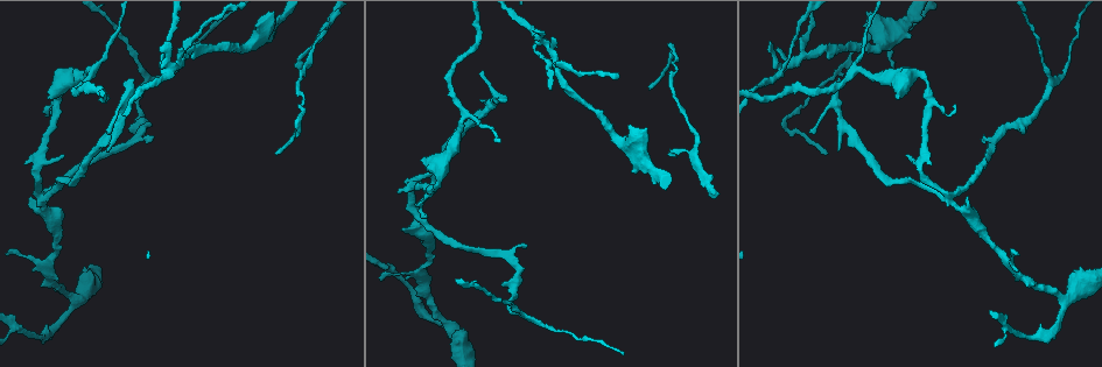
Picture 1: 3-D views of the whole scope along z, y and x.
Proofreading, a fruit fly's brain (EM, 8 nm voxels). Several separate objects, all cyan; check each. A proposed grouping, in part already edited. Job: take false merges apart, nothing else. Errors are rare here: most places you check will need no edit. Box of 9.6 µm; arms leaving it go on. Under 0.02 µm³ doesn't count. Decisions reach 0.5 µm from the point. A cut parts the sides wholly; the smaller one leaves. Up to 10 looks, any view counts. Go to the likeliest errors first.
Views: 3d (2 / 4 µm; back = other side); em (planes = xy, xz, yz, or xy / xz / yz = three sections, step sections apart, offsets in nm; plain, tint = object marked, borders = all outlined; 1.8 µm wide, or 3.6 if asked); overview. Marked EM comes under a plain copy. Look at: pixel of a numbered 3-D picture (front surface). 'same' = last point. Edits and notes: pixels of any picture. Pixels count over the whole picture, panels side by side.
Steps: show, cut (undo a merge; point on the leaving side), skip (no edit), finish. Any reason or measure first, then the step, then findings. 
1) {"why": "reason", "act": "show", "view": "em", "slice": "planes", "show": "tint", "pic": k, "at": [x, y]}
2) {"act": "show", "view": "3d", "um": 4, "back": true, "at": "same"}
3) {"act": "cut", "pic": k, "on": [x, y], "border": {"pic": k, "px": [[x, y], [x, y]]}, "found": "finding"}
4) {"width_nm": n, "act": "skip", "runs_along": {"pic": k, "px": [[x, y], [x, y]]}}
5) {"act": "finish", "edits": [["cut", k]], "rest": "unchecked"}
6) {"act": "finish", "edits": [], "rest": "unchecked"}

{"why": "arms part here", "act": "show", "view": "em", "slice": "planes", "show": "tint", "pic": 1, "at": [186, 54]}

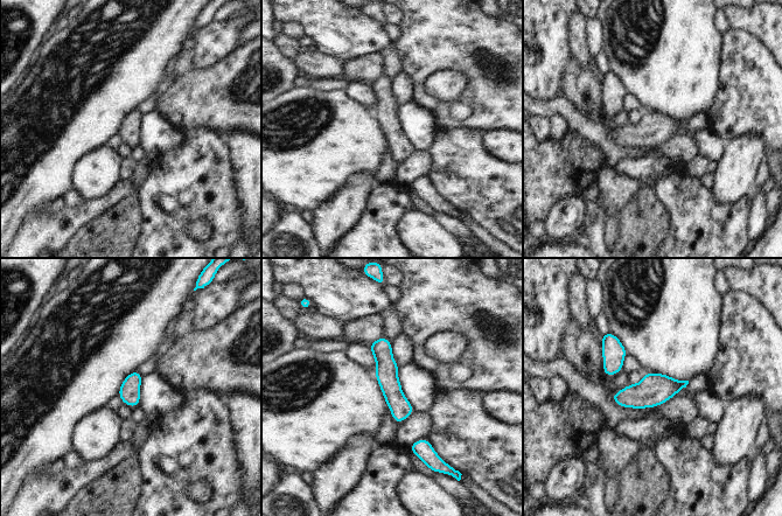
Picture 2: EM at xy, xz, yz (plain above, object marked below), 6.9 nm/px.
{"act": "skip", "runs_along": {"pic": 2, "px": [[379, 341], [398, 419]]}, "found": "all the same neuron"}

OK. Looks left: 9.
{"act": "show", "view": "3d", "um": 2, "pic": 1, "at": [520, 313]}

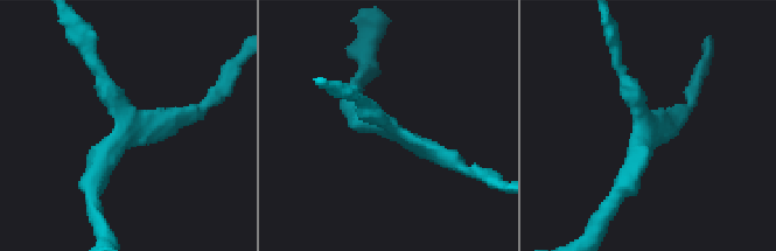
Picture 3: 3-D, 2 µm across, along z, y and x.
{"act": "show", "view": "em", "slice": "planes", "show": "tint", "pic": 3, "at": [121, 139]}

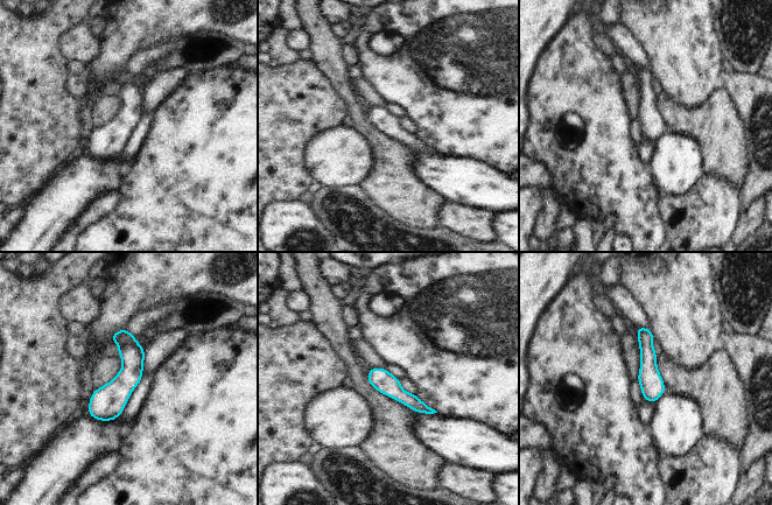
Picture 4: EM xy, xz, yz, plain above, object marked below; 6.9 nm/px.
{"act": "skip", "runs_along": {"pic": 4, "px": [[125, 331], [128, 378], [102, 418]]}, "found": "continuous, no second neuron"}

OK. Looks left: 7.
{"why": "abrupt turn", "act": "show", "view": "3d", "um": 2, "pic": 1, "at": [90, 69]}

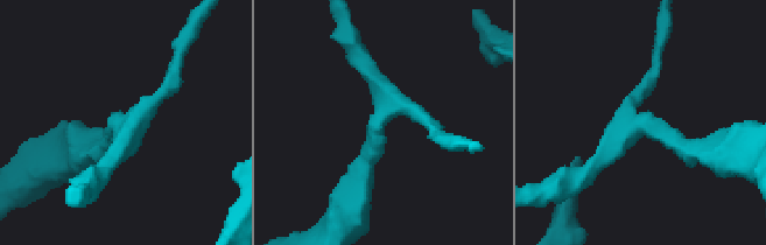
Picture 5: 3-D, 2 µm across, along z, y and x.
{"why": "now the EM", "act": "show", "view": "em", "slice": "xy", "step": 4, "show": "tint", "pic": 5, "at": [631, 132]}

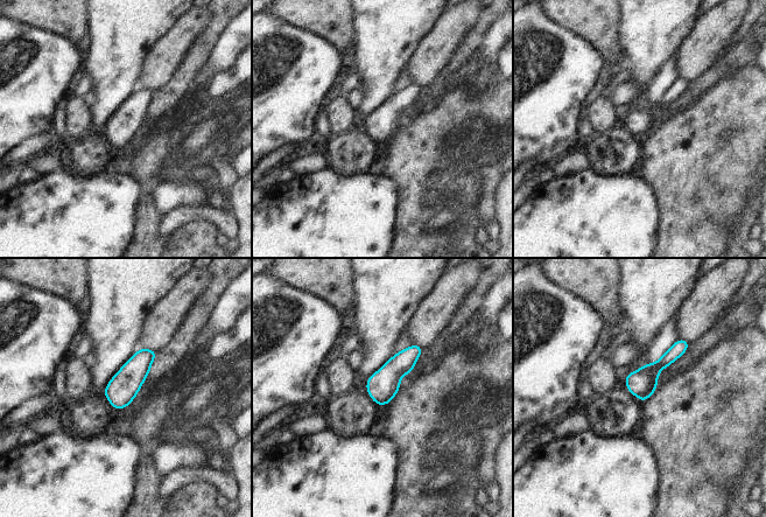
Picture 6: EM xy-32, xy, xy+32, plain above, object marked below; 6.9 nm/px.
{"act": "show", "view": "em", "slice": "planes", "show": "borders", "at": "same"}

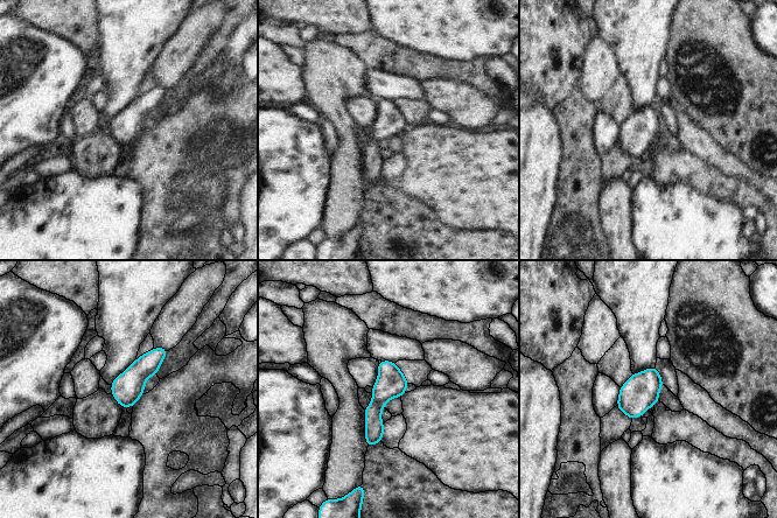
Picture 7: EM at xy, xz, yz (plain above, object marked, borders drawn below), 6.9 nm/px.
{"act": "skip", "runs_along": {"pic": 7, "px": [[390, 363], [369, 442]]}, "found": "one neuron here"}

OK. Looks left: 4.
{"why": "a fork", "act": "show", "view": "3d", "um": 4, "pic": 1, "at": [1066, 296]}

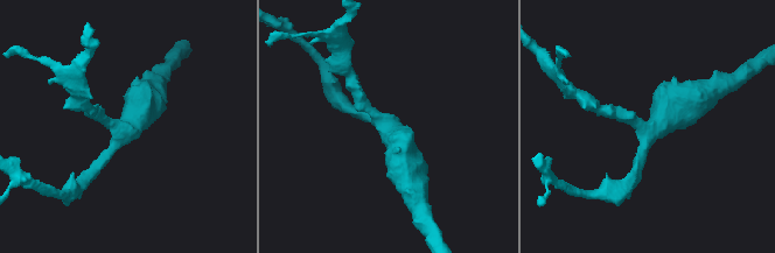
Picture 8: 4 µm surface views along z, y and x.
{"arms": 3, "arm_widths_nm": [180, 200, 500], "why": "now the EM", "act": "show", "view": "em", "slice": "yz", "step": 4, "show": "tint", "pic": 8, "at": [382, 125]}

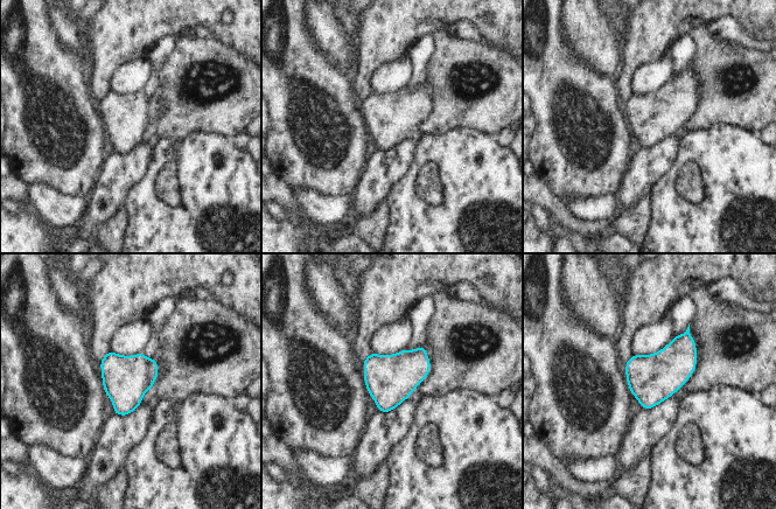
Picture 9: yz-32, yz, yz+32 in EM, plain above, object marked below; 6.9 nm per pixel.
{"act": "skip", "found": "all the same neuron"}

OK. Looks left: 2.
{"act": "finish", "edits": [], "rest": "unchecked"}

